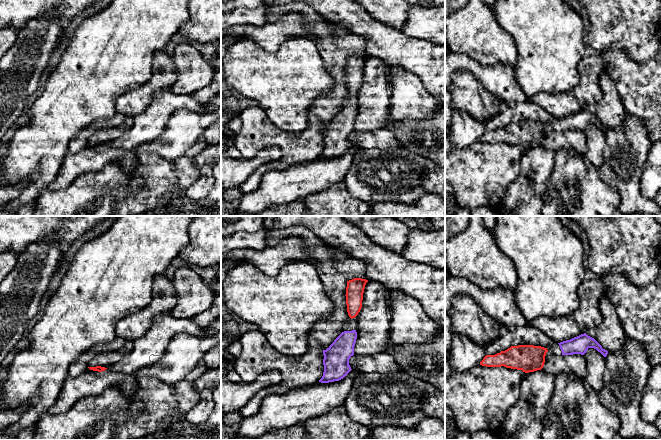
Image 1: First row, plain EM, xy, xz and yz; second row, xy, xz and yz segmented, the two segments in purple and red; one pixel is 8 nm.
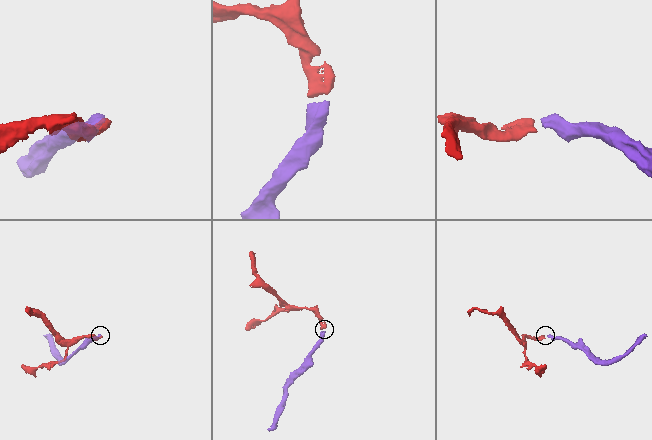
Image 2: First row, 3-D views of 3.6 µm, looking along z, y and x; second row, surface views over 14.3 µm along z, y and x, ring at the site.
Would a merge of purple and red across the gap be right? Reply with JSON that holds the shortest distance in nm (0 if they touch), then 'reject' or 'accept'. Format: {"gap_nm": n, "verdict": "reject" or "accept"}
{"gap_nm": 100, "verdict": "accept"}

